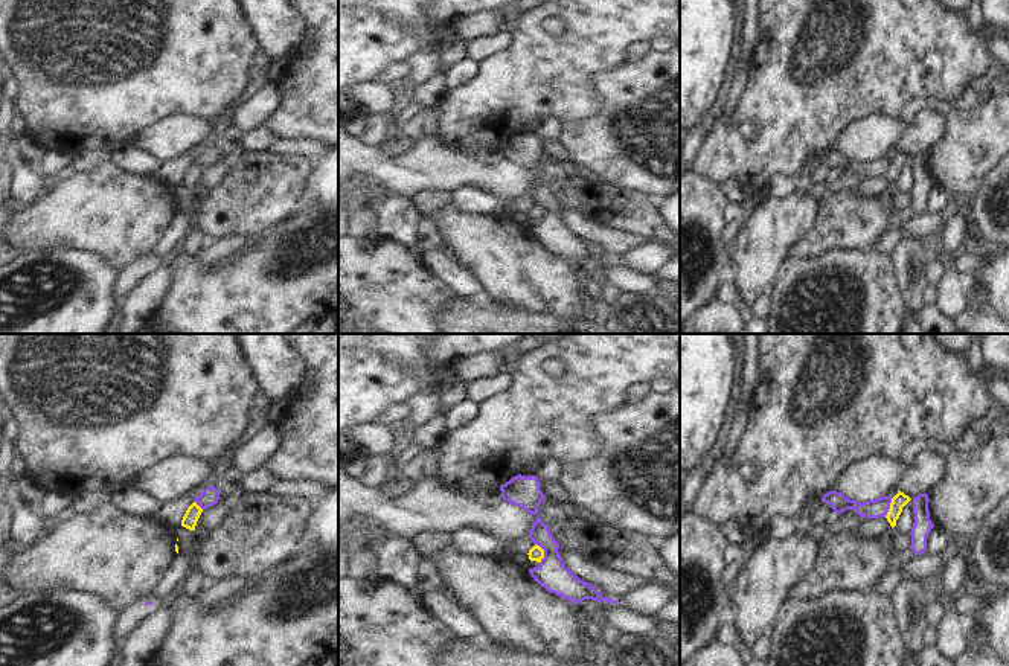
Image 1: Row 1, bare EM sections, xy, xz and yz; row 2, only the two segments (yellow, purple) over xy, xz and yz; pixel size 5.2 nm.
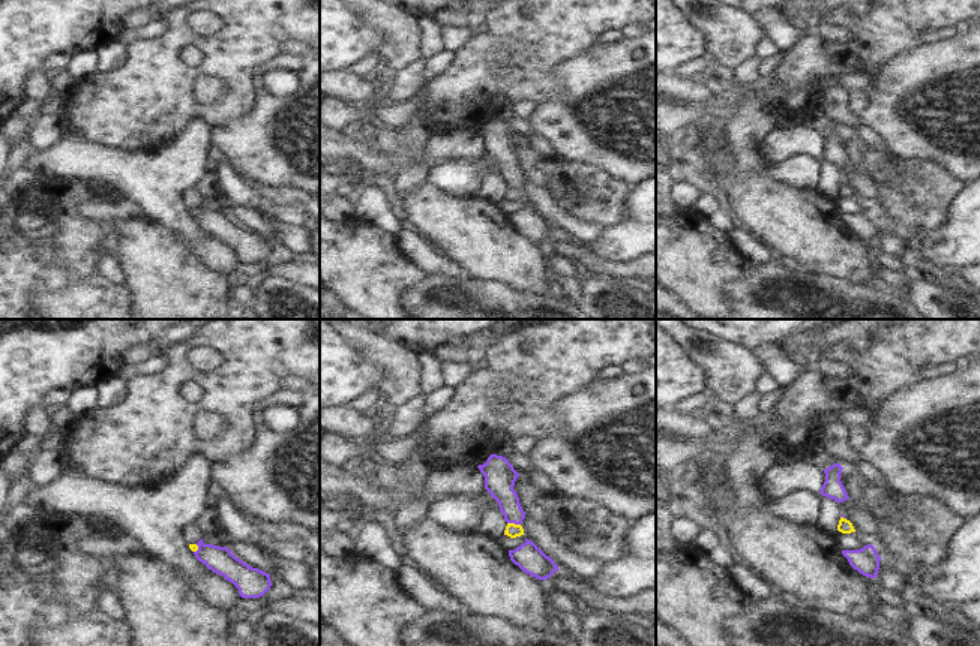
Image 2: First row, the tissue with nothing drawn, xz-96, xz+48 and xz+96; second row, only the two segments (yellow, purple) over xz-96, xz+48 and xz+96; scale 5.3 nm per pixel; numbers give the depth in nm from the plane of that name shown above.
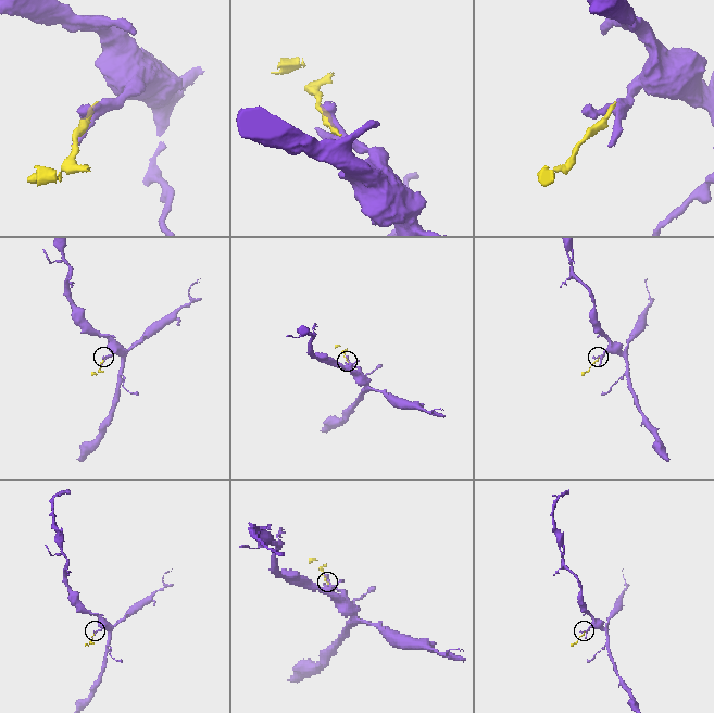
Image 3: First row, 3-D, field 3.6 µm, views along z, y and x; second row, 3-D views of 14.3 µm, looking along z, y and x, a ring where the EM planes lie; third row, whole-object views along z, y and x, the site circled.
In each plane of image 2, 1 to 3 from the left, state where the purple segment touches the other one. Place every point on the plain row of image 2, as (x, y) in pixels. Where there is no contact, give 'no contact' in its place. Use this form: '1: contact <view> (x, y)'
1: contact xz-96 (197, 213)
2: contact xz+48 (514, 188)
3: no contact

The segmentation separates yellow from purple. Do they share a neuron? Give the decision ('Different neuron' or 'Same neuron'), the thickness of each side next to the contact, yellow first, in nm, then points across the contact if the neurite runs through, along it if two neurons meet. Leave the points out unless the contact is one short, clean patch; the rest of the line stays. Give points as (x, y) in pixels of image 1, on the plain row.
Different neuron. Thickness 80 nm (yellow) against 160 nm. Boundary: xz (535, 201), (543, 209), (540, 221)

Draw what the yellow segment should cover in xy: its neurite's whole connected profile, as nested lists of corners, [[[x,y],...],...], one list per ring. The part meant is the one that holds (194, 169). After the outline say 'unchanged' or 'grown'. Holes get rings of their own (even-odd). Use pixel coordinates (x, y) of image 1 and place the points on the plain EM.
[[[194,160],[187,166],[187,169],[181,178],[181,184],[189,187],[189,189],[195,189],[195,184],[197,184],[197,180],[200,177],[201,171],[203,171],[203,168]]]; unchanged

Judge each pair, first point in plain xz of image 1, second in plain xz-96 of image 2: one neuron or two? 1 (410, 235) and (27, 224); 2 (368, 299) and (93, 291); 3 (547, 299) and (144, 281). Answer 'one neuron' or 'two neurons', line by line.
1: one neuron
2: one neuron
3: one neuron

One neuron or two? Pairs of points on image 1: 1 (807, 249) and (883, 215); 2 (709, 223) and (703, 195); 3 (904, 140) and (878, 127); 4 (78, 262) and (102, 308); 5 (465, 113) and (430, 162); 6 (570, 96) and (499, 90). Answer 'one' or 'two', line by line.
1: one
2: one
3: one
4: one
5: two
6: one

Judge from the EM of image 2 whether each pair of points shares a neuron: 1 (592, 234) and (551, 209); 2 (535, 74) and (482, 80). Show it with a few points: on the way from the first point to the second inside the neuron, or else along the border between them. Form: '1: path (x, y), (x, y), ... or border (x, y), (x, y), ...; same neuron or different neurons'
1: path (581, 231), (562, 219); same neuron
2: path (521, 74), (496, 74); same neuron

